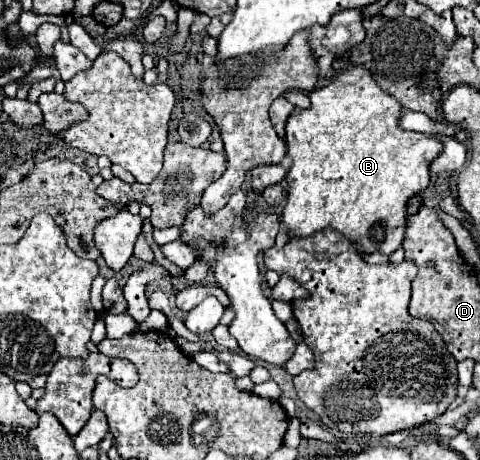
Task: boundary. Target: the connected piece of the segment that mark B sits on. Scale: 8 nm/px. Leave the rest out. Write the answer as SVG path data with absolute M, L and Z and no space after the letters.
M340 56L338 58L338 70L340 74L334 76L330 80L328 86L324 88L316 88L308 94L310 98L310 108L302 110L302 108L296 108L292 114L290 114L290 120L286 124L286 146L288 146L288 154L292 158L292 166L286 174L286 182L290 186L288 190L288 200L286 200L286 208L284 208L284 224L286 224L286 230L290 236L310 236L318 230L324 230L324 228L332 228L340 234L344 234L348 240L352 240L352 244L358 248L358 250L364 250L364 252L376 252L376 250L382 250L384 254L392 254L400 244L402 244L402 238L404 238L404 224L406 224L406 204L408 200L424 190L428 184L430 184L430 162L442 152L442 142L434 136L426 136L426 134L418 134L418 132L408 132L408 130L402 130L398 120L400 120L400 114L402 114L402 104L398 100L394 100L388 92L384 92L378 82L370 76L370 72L366 72L366 68L362 66L354 66L350 64L348 56Z

